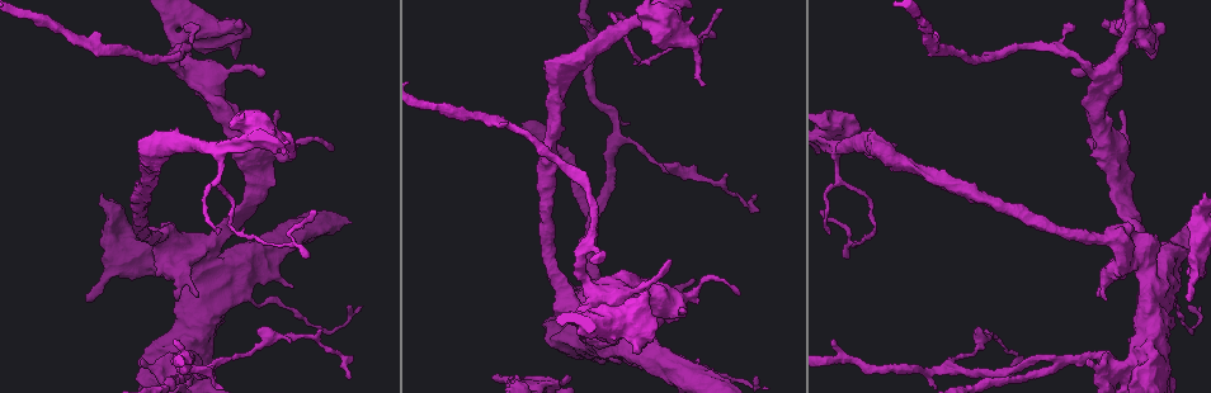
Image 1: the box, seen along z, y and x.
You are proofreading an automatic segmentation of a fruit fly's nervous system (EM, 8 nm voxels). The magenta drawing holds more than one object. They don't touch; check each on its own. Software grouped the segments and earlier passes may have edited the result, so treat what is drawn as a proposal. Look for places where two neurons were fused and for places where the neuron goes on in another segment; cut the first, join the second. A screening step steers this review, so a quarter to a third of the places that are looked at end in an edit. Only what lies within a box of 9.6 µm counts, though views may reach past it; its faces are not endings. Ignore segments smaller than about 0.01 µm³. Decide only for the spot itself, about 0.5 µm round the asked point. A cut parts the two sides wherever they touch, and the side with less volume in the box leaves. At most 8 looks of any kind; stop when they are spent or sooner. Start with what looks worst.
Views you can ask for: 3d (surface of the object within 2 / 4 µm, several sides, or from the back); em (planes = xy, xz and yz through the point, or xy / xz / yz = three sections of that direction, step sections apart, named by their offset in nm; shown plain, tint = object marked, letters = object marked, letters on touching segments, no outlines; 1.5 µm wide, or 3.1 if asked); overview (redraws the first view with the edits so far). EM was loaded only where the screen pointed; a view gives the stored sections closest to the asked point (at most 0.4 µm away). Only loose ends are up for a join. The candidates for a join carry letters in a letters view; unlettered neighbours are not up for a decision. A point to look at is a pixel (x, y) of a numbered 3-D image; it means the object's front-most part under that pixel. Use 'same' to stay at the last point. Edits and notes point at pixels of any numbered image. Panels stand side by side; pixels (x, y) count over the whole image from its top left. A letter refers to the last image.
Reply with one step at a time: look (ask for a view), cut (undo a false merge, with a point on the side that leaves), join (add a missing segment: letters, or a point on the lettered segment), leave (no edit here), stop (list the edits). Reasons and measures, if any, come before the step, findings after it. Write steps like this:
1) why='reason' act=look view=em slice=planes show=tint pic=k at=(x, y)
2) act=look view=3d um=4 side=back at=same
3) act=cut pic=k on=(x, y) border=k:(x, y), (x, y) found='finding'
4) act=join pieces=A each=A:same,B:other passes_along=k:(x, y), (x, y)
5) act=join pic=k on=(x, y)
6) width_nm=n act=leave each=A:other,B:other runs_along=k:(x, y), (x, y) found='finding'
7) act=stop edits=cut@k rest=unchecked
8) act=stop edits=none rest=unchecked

why='an open end' act=look view=em slice=xz step=4 show=letters pic=1 at=(87, 301)

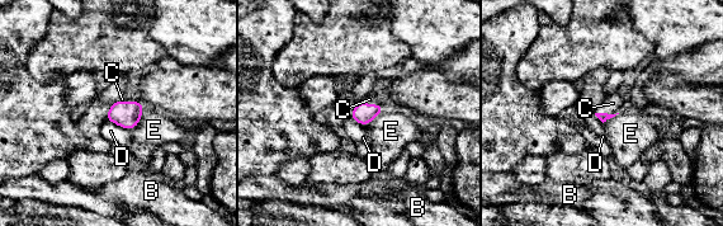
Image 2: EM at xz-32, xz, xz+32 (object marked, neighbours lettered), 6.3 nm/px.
act=join pieces=C each=B:other,C:same,D:other,E:other passes_along=2:(604, 116), (606, 111), (613, 103) found='the neuron continues'

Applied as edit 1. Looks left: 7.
why='an open end' act=look view=em slice=xz step=4 show=letters pic=1 at=(704, 86)

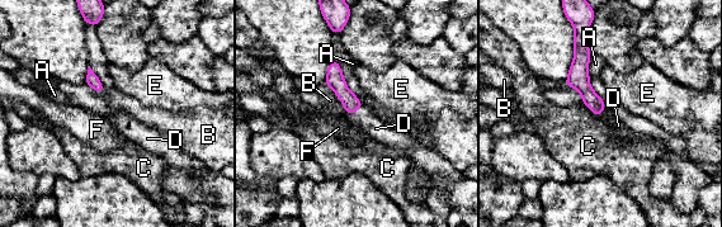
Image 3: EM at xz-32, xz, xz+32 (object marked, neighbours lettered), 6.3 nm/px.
act=look view=em slice=planes show=letters at=same

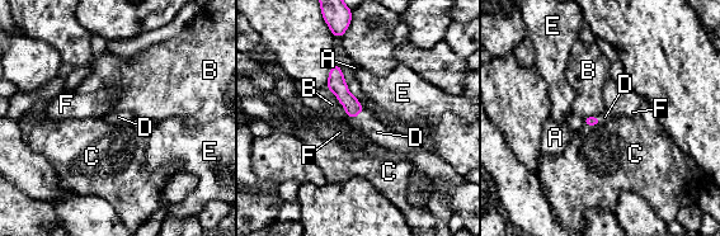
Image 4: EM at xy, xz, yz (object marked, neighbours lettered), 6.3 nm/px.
act=join pieces=D each=A:other,B:other,C:other,D:same,E:other,F:other found='the neuron continues'

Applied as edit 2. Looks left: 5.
why='arms part here' act=look view=3d um=2 pic=1 at=(1062, 362)

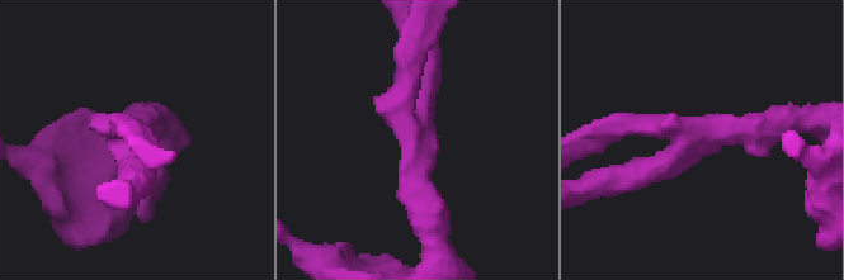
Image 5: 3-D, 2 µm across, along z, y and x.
act=look view=em slice=xz step=4 show=tint pic=5 at=(406, 131)

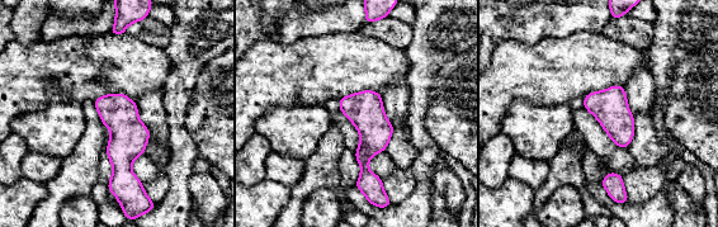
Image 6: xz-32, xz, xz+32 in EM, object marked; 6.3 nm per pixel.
why='cut it another way' act=look view=em slice=planes show=letters at=same

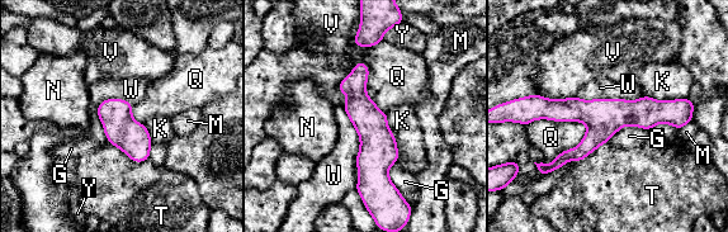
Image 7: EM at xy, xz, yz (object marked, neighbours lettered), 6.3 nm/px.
longest_contact=Q:380nm act=leave each=G:other,K:other,M:other,N:other,Q:other,T:other,V:other,W:other,Y:other found='all the same neuron'

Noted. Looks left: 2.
act=stop edits=join@2,join@4 rest=unchecked

